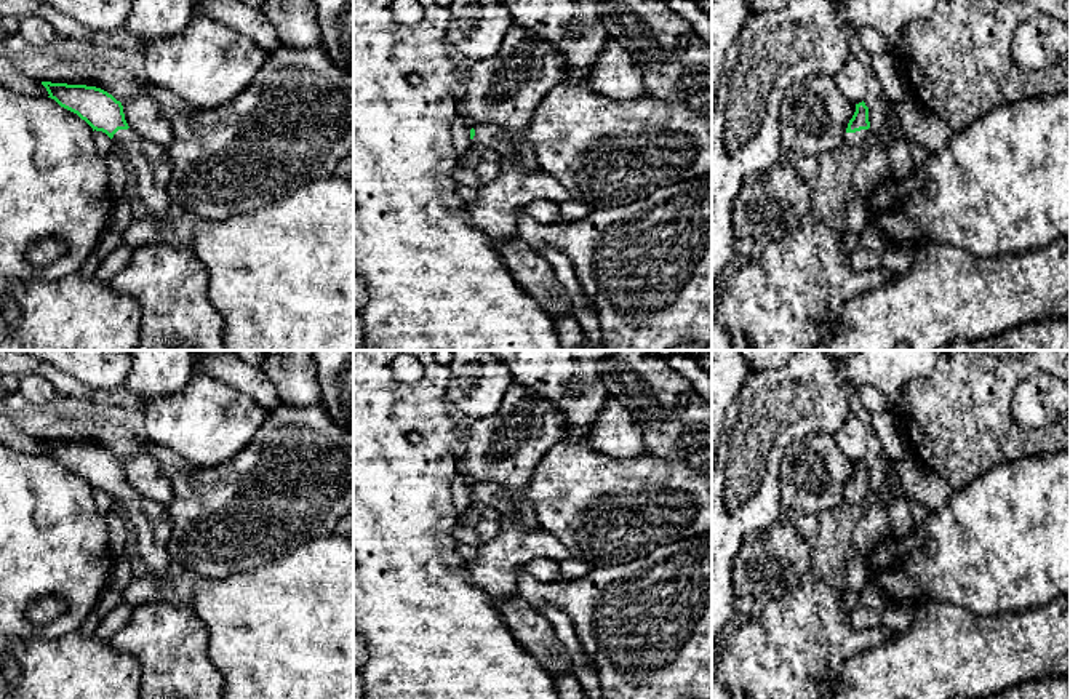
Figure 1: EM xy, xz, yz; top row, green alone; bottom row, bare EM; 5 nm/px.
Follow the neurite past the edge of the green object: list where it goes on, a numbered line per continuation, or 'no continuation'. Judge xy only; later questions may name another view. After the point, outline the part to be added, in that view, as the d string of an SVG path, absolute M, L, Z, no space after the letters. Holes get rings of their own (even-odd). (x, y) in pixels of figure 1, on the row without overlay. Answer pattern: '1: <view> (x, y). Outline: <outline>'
1: xy (147, 519). Outline: M131 486L118 488L112 499L130 529L136 533L134 545L149 574L160 582L166 581L170 566L168 542L171 537L166 505L141 496Z

